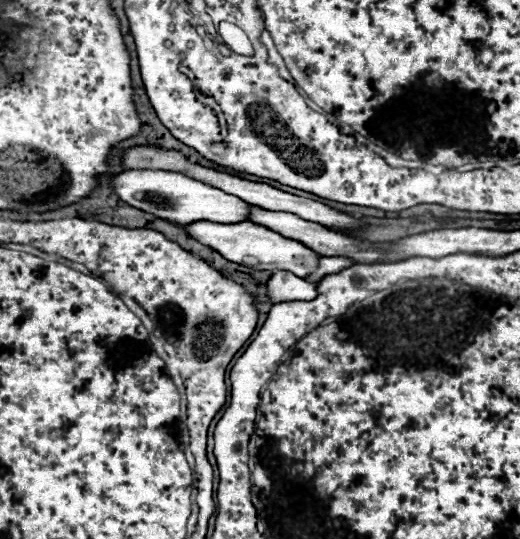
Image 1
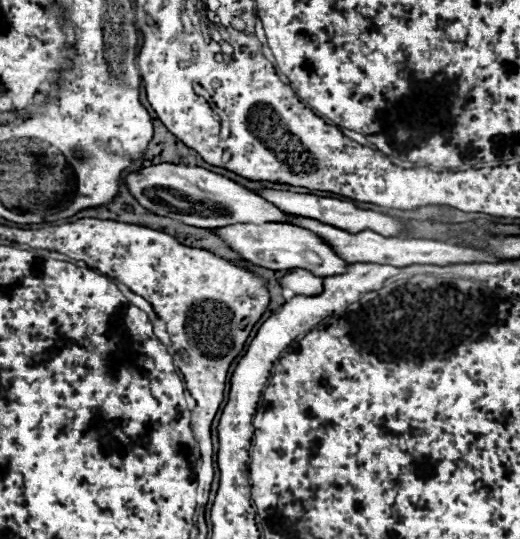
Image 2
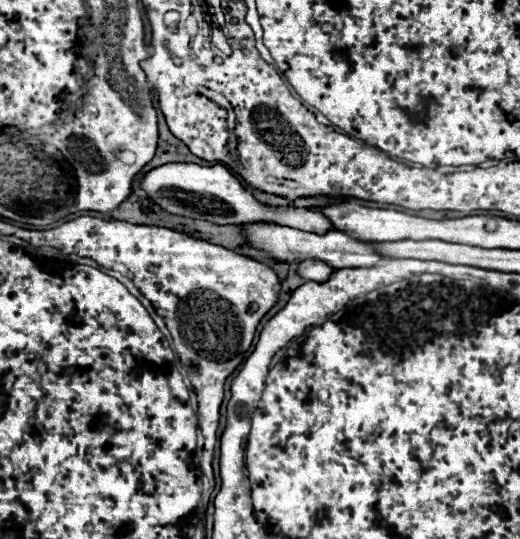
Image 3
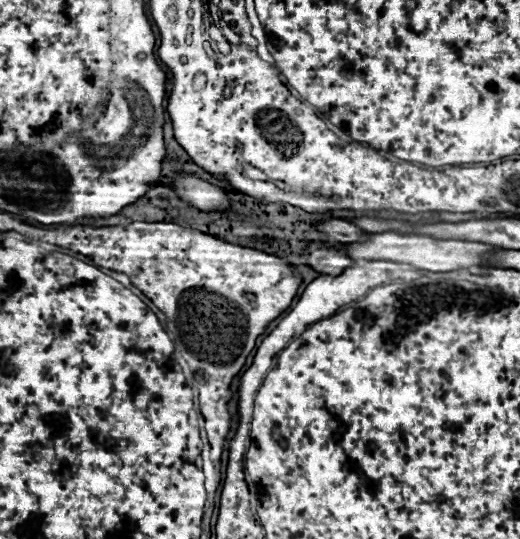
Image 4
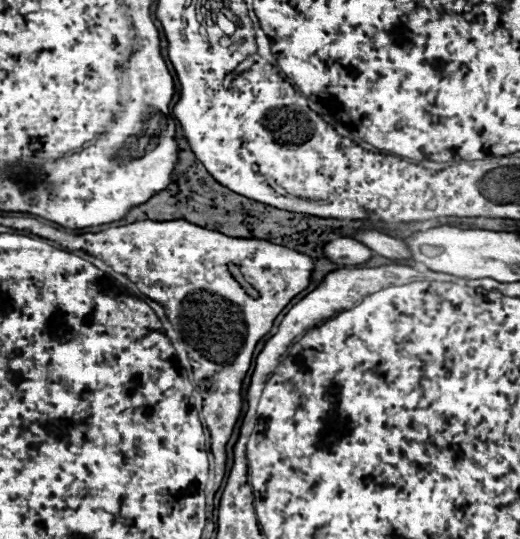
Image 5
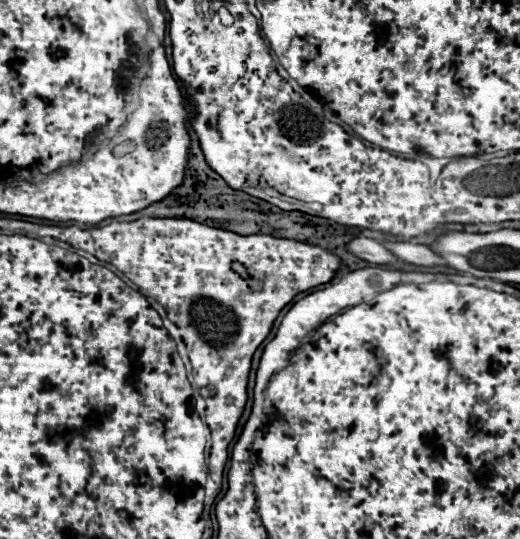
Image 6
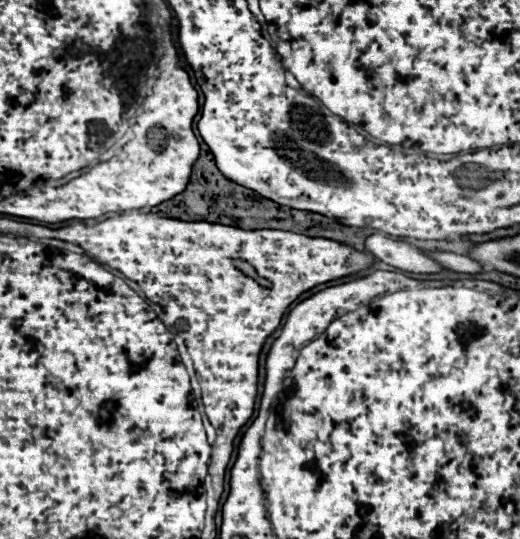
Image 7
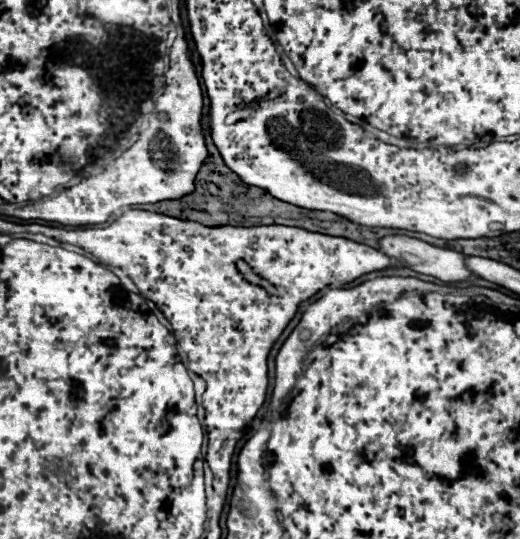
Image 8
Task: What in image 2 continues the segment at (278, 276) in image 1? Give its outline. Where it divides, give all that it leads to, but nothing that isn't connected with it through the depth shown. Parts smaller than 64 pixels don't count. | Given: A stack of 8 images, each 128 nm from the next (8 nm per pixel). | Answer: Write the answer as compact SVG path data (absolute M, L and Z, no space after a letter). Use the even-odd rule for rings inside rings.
M294 268L290 270L282 280L280 286L282 288L290 288L294 294L306 294L306 296L314 296L322 292L322 276L312 276L308 270L302 268Z

